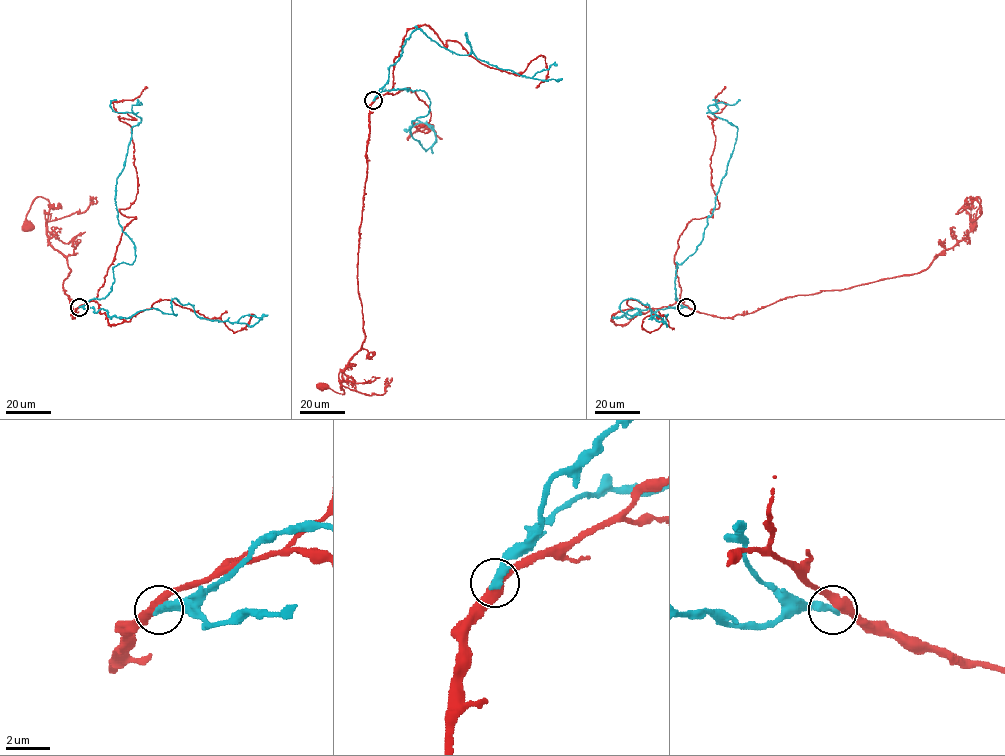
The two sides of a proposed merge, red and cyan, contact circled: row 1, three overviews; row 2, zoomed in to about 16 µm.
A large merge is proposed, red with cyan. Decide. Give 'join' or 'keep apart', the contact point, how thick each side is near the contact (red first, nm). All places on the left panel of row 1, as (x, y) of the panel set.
keep apart; place (79, 307); calibres 460 and 380 nm

